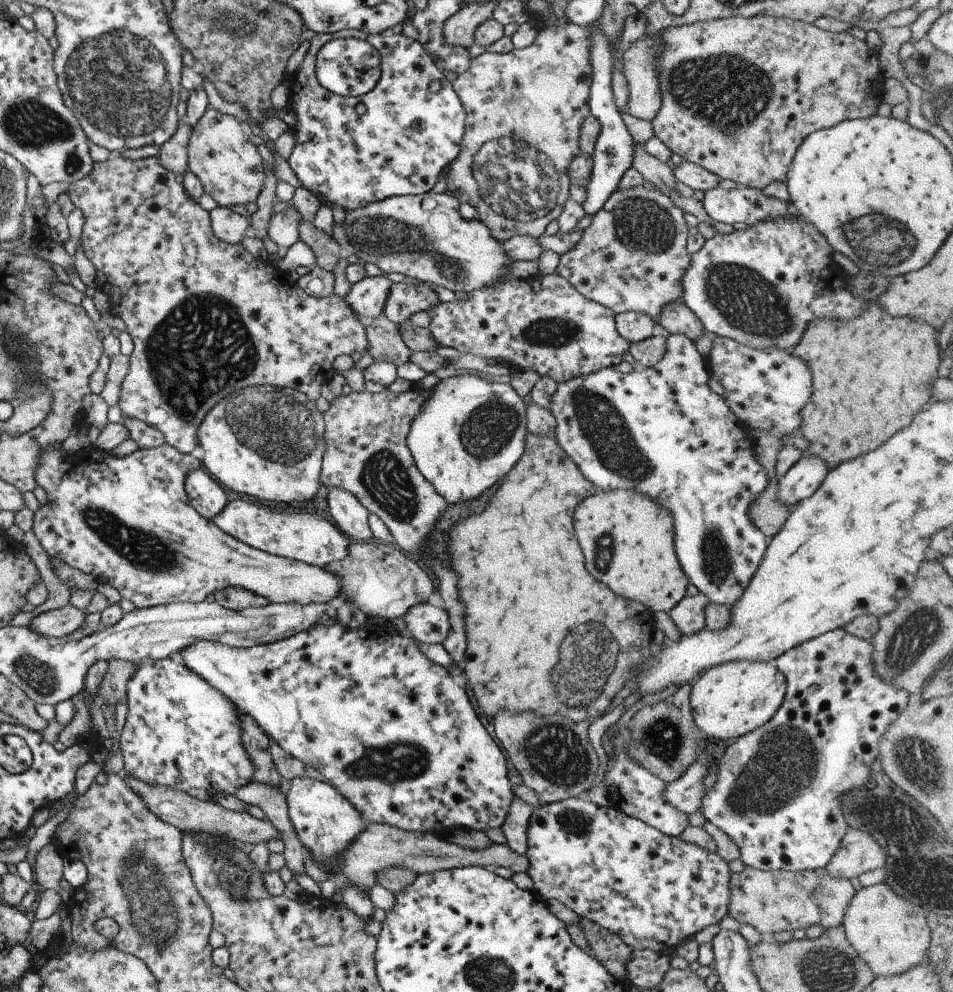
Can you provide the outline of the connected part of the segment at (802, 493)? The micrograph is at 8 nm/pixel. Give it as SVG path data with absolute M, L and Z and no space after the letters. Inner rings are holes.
M803 452L801 458L777 481L777 500L792 507L813 494L827 476L829 466L817 456Z

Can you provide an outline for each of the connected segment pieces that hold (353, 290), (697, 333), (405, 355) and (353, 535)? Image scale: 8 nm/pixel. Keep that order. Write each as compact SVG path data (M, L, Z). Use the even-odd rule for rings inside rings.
M385 273L381 276L363 277L350 285L349 292L343 296L345 306L355 314L355 318L377 318L382 314L391 282Z
M682 298L665 304L656 322L670 334L685 334L693 342L706 334L699 319L683 304Z
M367 326L364 330L367 338L367 353L373 361L389 361L396 367L409 362L410 350L395 330L383 334L373 326Z
M331 486L326 503L333 524L344 536L351 540L367 540L372 537L367 525L368 512L353 494Z

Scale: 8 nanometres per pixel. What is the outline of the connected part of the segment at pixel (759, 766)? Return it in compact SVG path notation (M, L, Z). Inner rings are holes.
M842 628L837 630L827 631L825 634L810 638L803 641L797 646L793 646L789 650L783 652L775 659L777 670L781 672L782 677L785 679L785 690L781 706L777 709L777 712L773 716L762 724L755 728L751 732L740 736L725 750L725 754L720 759L718 770L713 782L713 786L707 789L707 792L703 794L701 798L701 806L699 806L699 812L701 816L705 816L705 820L710 822L721 830L723 834L727 834L733 844L739 848L739 860L743 862L744 866L751 866L751 868L761 871L814 871L818 873L822 868L827 866L829 858L835 854L835 850L839 848L839 842L841 838L845 836L847 832L847 822L841 814L841 794L843 792L851 792L851 790L857 790L861 786L865 786L869 782L869 774L871 769L877 767L877 758L879 756L879 742L881 742L881 736L885 734L885 730L889 728L889 724L905 710L907 706L907 700L909 696L905 690L899 688L899 686L889 684L889 682L883 682L875 670L873 670L873 654L872 642L866 641L851 634L847 634Z

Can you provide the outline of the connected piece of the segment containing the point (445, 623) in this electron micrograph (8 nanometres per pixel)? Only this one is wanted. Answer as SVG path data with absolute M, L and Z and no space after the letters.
M428 603L411 606L403 616L404 633L421 644L441 644L449 632L449 619L443 608Z

